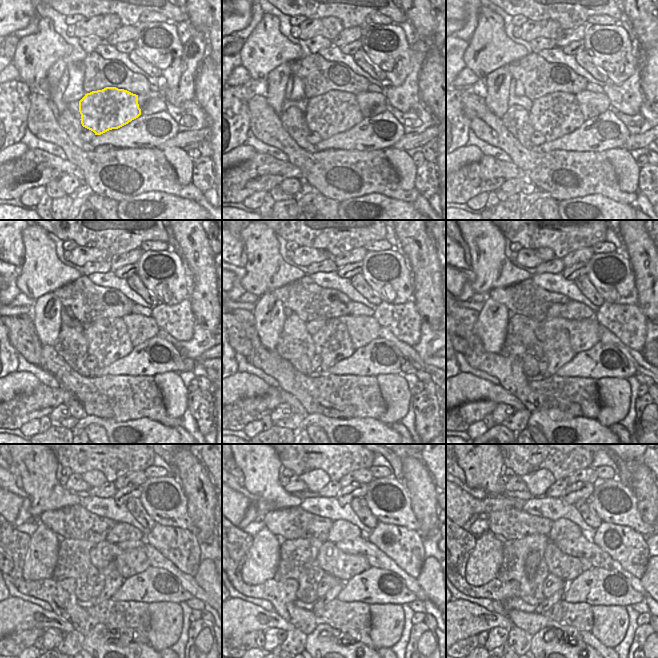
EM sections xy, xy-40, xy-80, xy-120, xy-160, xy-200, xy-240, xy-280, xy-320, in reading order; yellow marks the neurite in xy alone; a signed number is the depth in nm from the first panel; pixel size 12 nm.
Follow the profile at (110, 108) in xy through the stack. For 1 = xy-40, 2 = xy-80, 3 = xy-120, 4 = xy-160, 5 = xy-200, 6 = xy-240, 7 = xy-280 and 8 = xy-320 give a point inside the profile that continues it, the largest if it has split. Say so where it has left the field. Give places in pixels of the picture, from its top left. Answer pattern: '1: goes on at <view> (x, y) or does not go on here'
1: goes on at xy-40 (328, 114)
2: goes on at xy-80 (557, 114)
3: goes on at xy-120 (107, 339)
4: goes on at xy-160 (332, 341)
5: goes on at xy-200 (557, 349)
6: goes on at xy-240 (113, 579)
7: goes on at xy-280 (332, 594)
8: goes on at xy-320 (541, 609)

